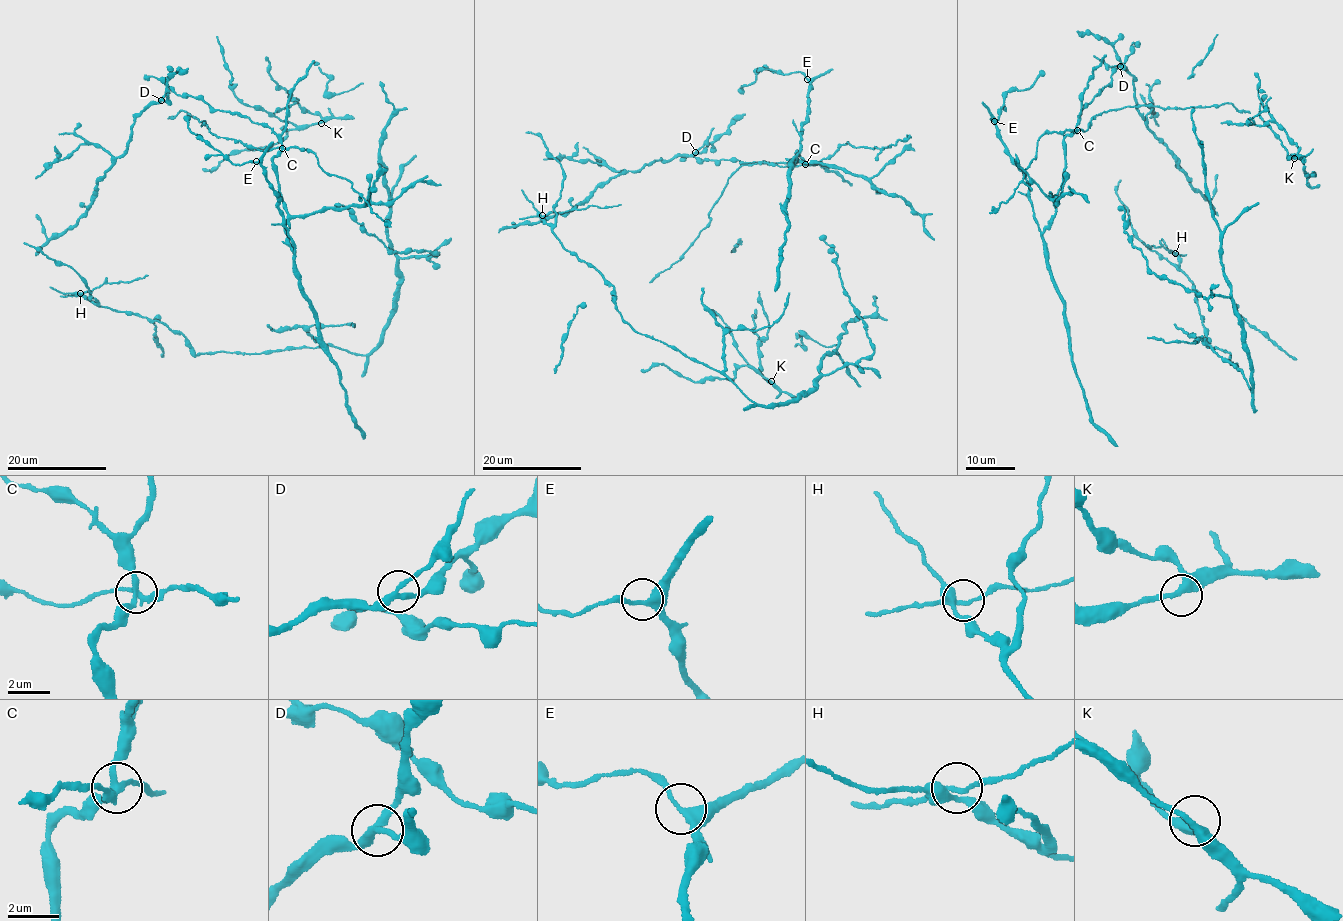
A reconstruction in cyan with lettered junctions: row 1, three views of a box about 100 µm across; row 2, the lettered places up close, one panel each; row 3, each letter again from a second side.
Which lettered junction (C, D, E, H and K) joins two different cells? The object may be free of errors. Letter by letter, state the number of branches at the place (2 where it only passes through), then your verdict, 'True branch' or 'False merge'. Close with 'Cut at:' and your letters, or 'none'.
C: Branches: 4. False merge
D: Branches: 3. True branch
E: Branches: 3. True branch
H: Branches: 4. True branch
K: Branches: 3. True branch
Cut at: C

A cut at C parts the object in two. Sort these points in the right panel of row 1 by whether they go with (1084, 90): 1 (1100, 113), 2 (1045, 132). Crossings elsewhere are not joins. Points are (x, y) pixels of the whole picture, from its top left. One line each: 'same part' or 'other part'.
1: other part
2: other part

